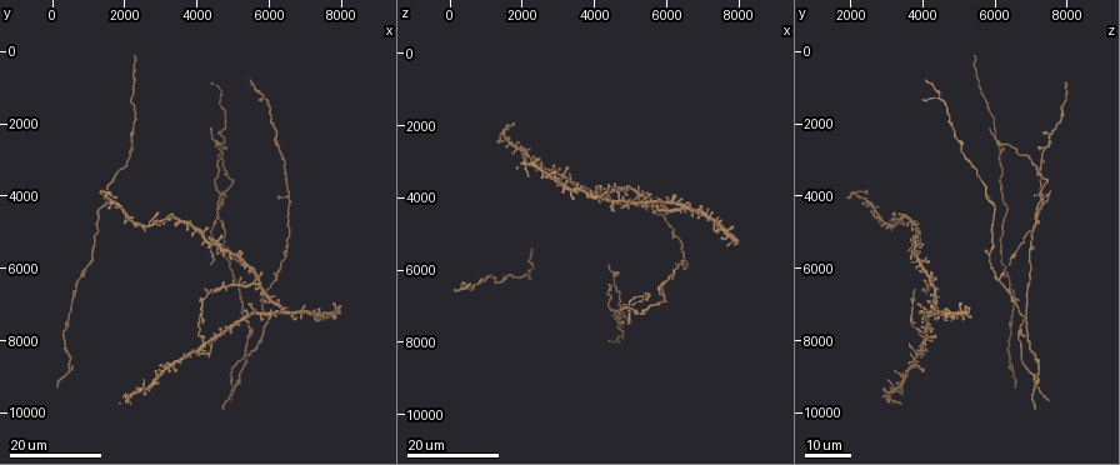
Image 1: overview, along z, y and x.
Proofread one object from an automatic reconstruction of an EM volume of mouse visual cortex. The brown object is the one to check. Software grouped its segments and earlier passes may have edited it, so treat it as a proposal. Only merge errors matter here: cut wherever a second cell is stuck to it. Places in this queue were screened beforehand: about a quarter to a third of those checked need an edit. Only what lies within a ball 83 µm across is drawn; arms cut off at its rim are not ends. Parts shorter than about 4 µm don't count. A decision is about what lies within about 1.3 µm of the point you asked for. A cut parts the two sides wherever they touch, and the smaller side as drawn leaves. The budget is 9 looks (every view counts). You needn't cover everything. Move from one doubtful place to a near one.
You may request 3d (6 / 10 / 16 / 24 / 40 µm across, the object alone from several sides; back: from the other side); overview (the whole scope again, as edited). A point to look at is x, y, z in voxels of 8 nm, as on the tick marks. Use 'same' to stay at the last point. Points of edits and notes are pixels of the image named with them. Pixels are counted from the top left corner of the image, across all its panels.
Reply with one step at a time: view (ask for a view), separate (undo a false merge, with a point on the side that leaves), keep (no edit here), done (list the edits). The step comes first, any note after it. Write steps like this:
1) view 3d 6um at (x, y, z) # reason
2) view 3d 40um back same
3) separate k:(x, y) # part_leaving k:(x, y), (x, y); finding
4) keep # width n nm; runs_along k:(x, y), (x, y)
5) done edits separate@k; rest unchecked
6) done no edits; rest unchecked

view 3d 16um at (4500, 4600, 7100) # three arms meet

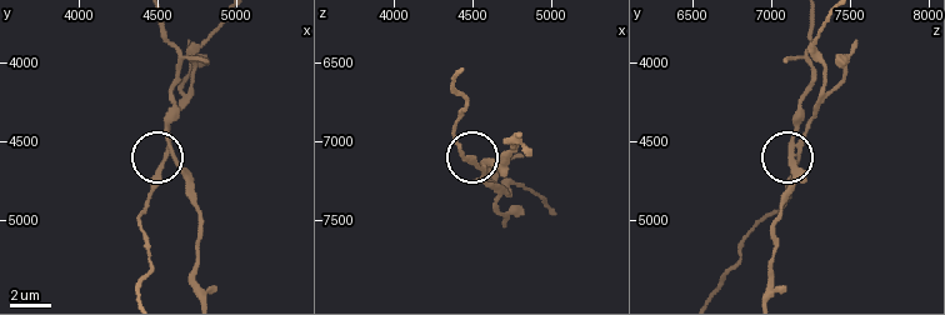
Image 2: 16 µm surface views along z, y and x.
view 3d 10um at (4560, 4600, 7180)

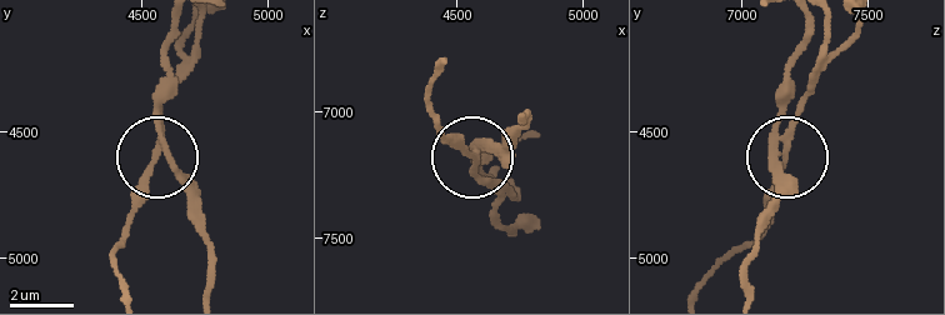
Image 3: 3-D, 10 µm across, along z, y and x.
separate 3:(148, 186) # side_arm 14 um; part_leaving 3:(163, 138), (163, 108), (191, 51), (194, 26); two cells meet here

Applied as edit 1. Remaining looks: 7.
view overview

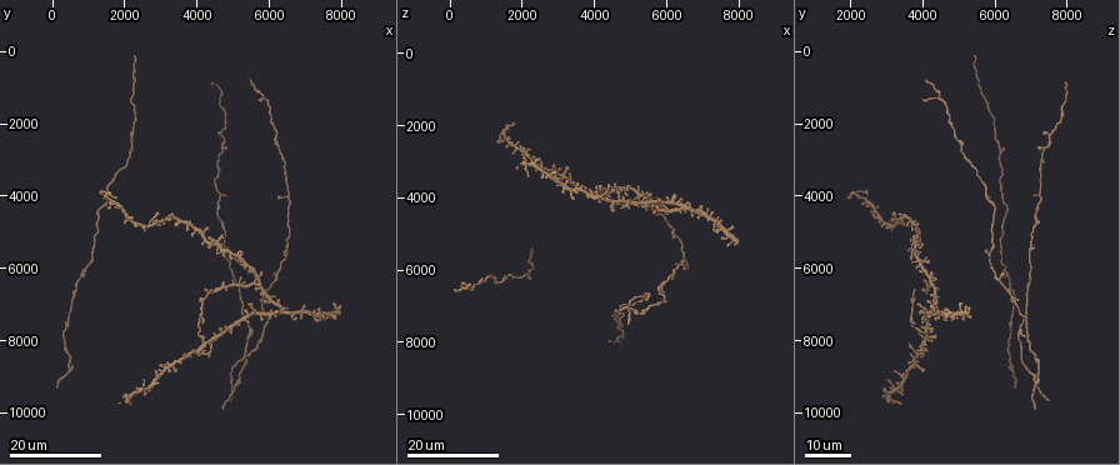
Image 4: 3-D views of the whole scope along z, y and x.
view 3d 16um at (2100, 2700, 6200) # two arms in line, one across

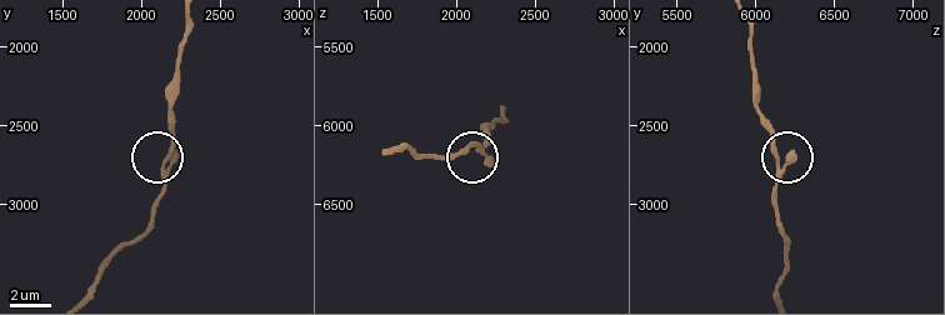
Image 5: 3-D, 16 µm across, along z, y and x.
view 3d 6um at (2160, 2760, 6140) # zoom in

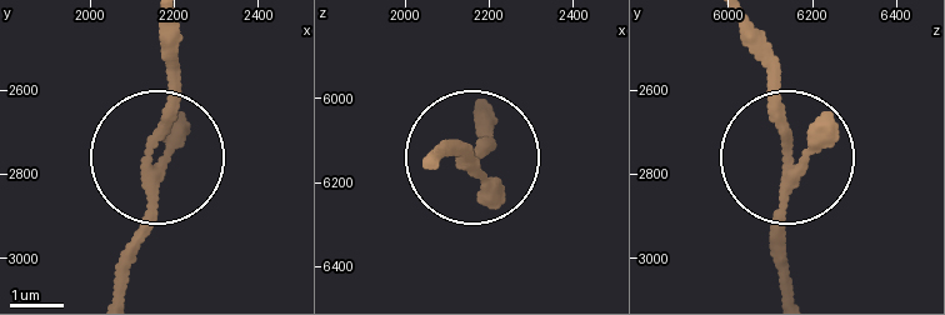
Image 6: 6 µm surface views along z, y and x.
keep # side_arm 24 um; one cell here

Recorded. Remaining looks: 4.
view 3d 24um at (6500, 4000, 5800) # small branch off a trunk

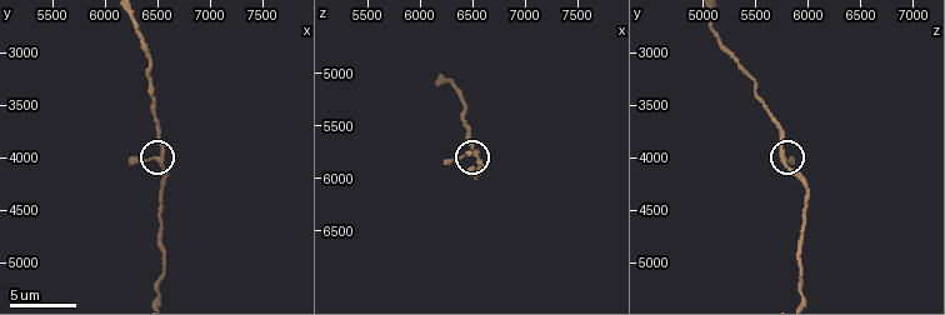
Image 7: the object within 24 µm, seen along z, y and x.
view 3d 6um at (6500, 4040, 5740) # zoom in

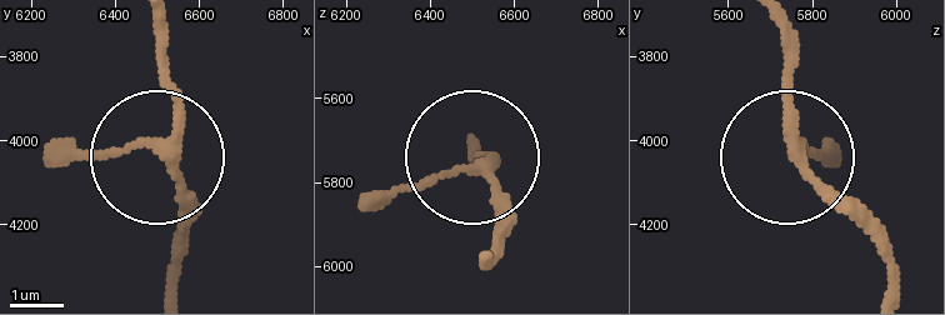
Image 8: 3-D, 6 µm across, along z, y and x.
keep # runs_along 8:(170, 283), (184, 203), (158, 149), (170, 109), (158, 28); continuous, no second cell

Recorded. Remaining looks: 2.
view 3d 16um at (5700, 6500, 4300) # four-way junction

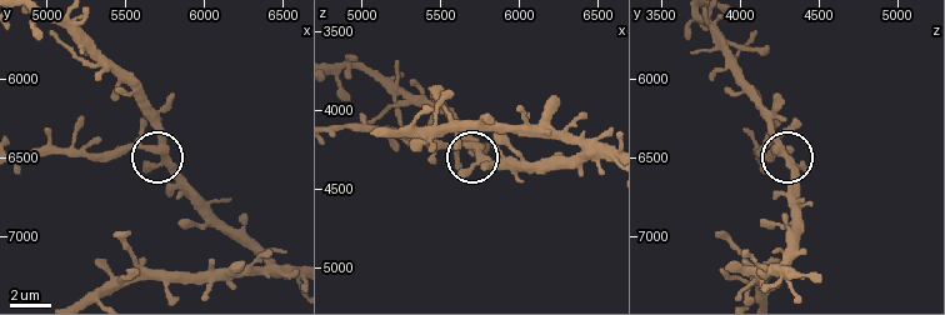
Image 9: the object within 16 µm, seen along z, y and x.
view 3d 6um at (5680, 6440, 4220) # closer look

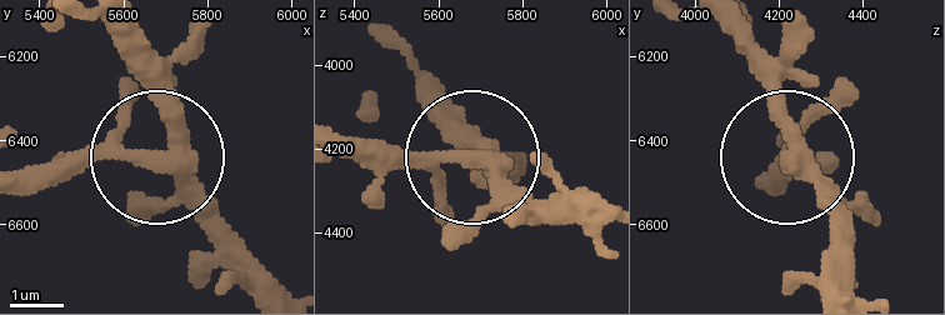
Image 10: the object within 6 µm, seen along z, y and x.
separate 10:(109, 131) # side_arm 13 um; part_leaving 10:(174, 163), (31, 166); two cells meet here

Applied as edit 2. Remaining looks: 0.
done edits separate@3, separate@10; rest unchecked

